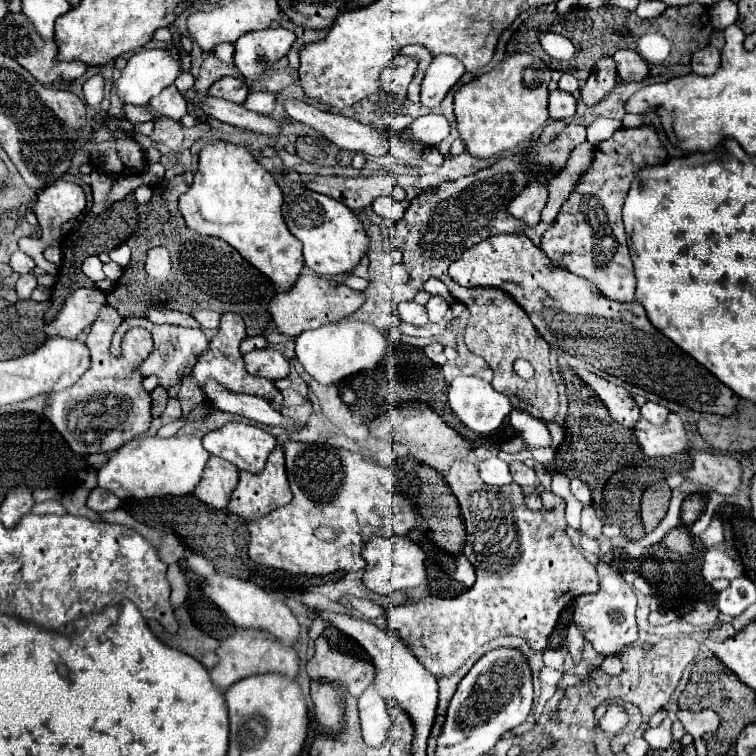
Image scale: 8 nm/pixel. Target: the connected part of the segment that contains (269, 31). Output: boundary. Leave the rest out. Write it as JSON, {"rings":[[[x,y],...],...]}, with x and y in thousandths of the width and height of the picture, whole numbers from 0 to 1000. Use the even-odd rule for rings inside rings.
{"rings":[[[352,37],[320,45],[312,53],[310,85],[320,101],[331,108],[341,106],[347,98],[360,93],[360,87],[381,71],[389,58],[392,45],[378,37]],[[349,82],[349,90],[347,90]]]}

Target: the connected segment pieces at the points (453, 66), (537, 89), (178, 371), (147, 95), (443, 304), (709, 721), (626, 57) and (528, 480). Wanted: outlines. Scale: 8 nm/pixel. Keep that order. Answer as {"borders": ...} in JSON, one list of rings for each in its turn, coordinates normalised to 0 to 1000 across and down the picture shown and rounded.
{"borders":[[[[595,71],[574,77],[558,108],[558,138],[563,143],[582,140],[587,127],[608,106],[611,98],[614,98],[614,85],[606,77],[598,77]]],[[[701,71],[669,74],[659,93],[643,95],[601,127],[601,153],[616,198],[630,209],[651,209],[667,198],[683,196],[725,161],[725,111],[728,90]]],[[[167,421],[167,423],[161,423],[159,434],[153,437],[146,463],[161,463],[159,455],[161,455],[164,442],[180,431],[193,434],[204,450],[204,460],[188,481],[188,497],[206,497],[212,503],[212,511],[217,511],[217,513],[235,508],[246,495],[251,495],[265,466],[270,466],[275,460],[275,447],[270,444],[270,439],[265,434],[243,434],[243,431],[230,431],[230,429],[201,429],[193,421]]],[[[222,63],[188,66],[169,79],[159,106],[153,108],[153,119],[164,138],[190,140],[220,114],[230,111],[238,98],[241,82],[238,77],[230,77]]],[[[574,389],[574,392],[569,392],[569,397],[563,399],[563,413],[566,413],[569,426],[582,426],[582,423],[590,418],[590,413],[593,413],[593,399],[590,399],[585,392]]],[[[929,939],[929,942],[897,942],[899,955],[905,958],[907,968],[913,968],[918,976],[929,976],[937,968],[947,968],[952,960],[952,950],[944,939]]],[[[817,66],[812,71],[817,87],[817,103],[823,108],[849,108],[857,101],[857,85],[839,66]]],[[[677,611],[675,624],[680,630],[680,638],[690,646],[706,646],[712,643],[712,630],[704,619],[698,619],[693,611]]]]}

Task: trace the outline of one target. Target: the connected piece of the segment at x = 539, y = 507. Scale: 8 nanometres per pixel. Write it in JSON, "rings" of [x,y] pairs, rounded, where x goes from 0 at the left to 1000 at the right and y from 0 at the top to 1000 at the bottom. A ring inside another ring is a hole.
{"rings":[[[712,643],[704,653],[698,653],[698,656],[693,659],[693,667],[696,667],[698,675],[704,675],[704,677],[717,677],[717,675],[720,675],[720,667],[717,667],[717,659],[714,659],[717,651],[720,651],[720,646]]]}

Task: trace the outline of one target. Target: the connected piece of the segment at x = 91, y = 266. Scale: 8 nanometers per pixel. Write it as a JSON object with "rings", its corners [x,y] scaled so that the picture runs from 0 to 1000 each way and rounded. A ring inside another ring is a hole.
{"rings":[[[116,339],[116,341],[111,344],[111,349],[108,349],[108,360],[111,360],[122,373],[140,368],[138,360],[135,360],[135,347],[130,344],[130,339]]]}

